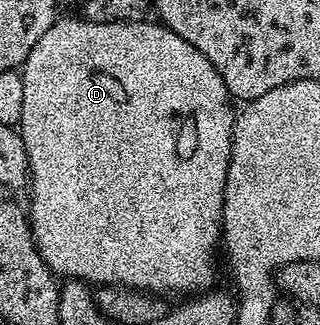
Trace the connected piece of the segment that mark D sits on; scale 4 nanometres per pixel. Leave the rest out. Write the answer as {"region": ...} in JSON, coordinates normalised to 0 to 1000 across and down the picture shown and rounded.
{"region":[[[194,55],[156,83],[150,105],[138,105],[125,129],[113,129],[63,218],[75,252],[75,351],[63,403],[88,520],[94,705],[122,782],[172,852],[253,862],[272,877],[294,874],[291,880],[384,874],[394,886],[434,886],[444,898],[484,905],[631,905],[666,889],[669,751],[675,763],[675,745],[694,735],[700,572],[713,548],[738,366],[738,332],[728,332],[734,323],[719,280],[700,265],[700,240],[688,240],[675,203],[663,203],[663,191],[650,191],[650,178],[638,178],[638,166],[625,166],[625,154],[613,154],[600,129],[575,129],[563,105],[503,68],[303,74],[253,55]]]}

